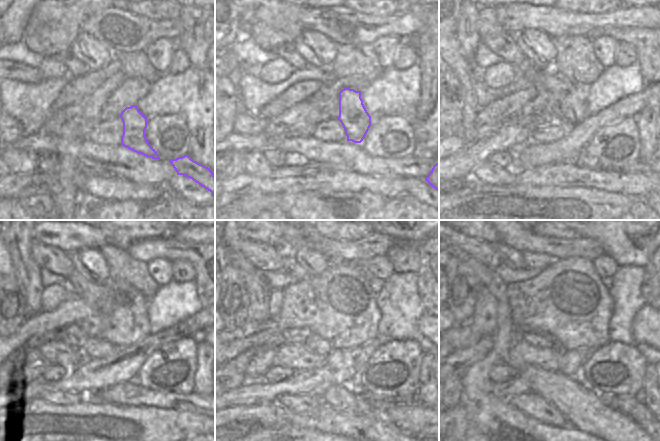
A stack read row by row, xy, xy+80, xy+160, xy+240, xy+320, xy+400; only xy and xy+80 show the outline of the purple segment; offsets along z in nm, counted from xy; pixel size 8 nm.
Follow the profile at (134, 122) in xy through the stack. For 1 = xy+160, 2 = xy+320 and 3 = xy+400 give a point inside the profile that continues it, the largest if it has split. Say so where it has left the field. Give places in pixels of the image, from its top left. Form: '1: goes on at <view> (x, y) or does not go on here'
1: goes on at xy+160 (571, 110)
2: goes on at xy+320 (290, 265)
3: goes on at xy+400 (510, 257)

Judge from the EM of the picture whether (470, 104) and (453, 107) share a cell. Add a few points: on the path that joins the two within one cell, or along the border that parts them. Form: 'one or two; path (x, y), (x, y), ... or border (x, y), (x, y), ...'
two; border (460, 82), (464, 90), (461, 128)

